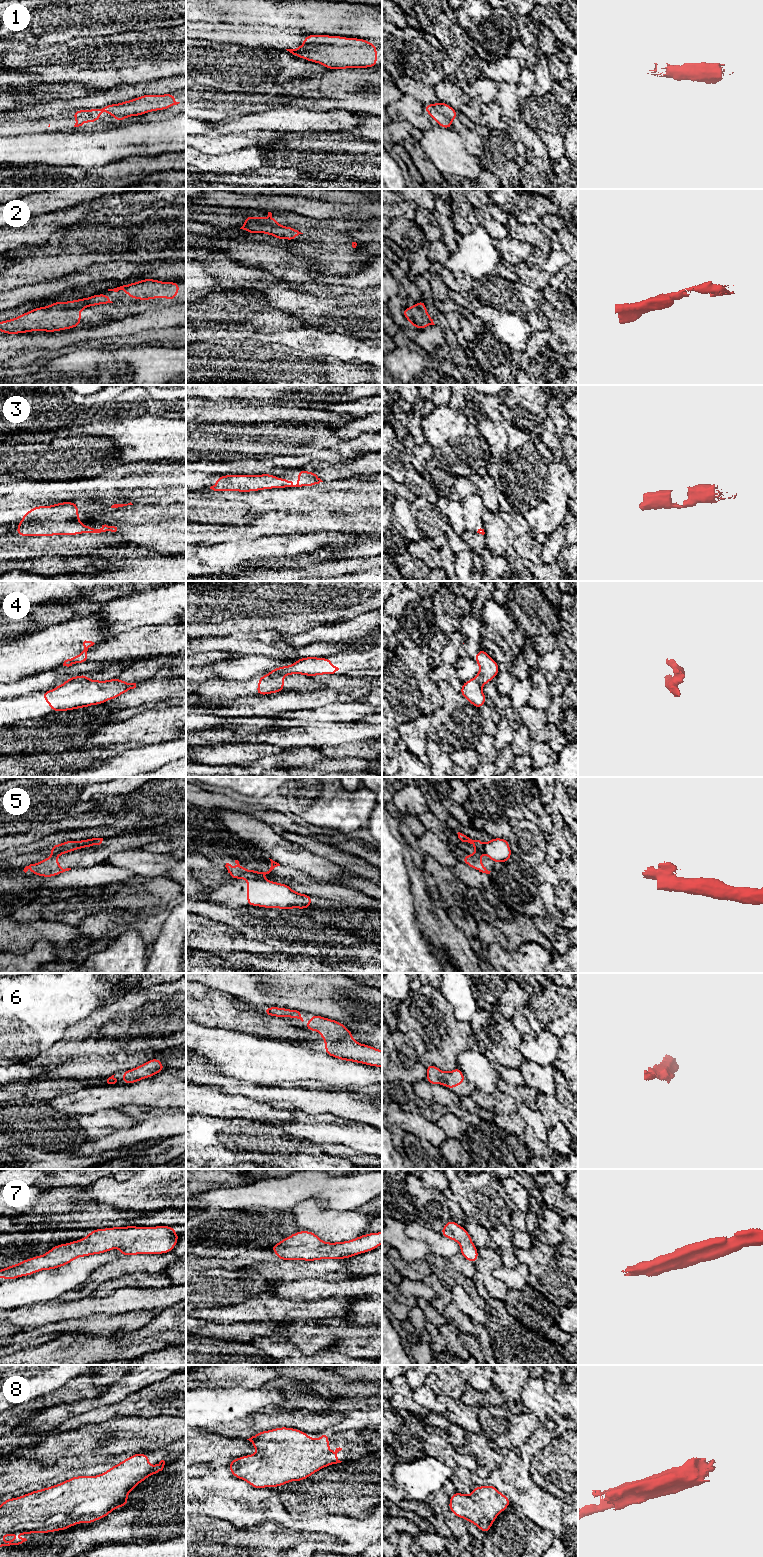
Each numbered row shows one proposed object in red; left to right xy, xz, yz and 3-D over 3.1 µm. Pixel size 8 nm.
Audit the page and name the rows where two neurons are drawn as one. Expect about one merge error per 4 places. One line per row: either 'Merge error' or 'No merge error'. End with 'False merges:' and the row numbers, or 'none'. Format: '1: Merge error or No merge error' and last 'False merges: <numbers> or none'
1: No merge error
2: No merge error
3: No merge error
4: Merge error
5: Merge error
6: No merge error
7: No merge error
8: No merge error
False merges: 4, 5

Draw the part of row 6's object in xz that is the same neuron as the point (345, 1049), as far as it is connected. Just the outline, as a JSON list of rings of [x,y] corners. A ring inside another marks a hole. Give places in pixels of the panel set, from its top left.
[[[311,1014],[311,1020],[306,1022],[305,1025],[308,1031],[318,1031],[321,1033],[319,1038],[325,1040],[325,1054],[344,1061],[382,1068],[382,1050],[378,1050],[370,1045],[361,1044],[353,1040],[353,1033],[348,1030],[343,1023]]]

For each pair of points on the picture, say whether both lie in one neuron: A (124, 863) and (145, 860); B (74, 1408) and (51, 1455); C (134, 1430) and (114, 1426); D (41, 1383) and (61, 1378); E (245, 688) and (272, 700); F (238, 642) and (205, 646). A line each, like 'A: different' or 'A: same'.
A: same
B: different
C: same
D: same
E: different
F: same

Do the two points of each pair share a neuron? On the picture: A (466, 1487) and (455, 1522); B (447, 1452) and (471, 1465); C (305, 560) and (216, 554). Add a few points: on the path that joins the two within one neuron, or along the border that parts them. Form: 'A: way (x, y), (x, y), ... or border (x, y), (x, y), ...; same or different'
A: border (450, 1479), (456, 1490); different
B: way (453, 1453), (465, 1461); same
C: border (293, 558), (268, 557), (246, 563); different

